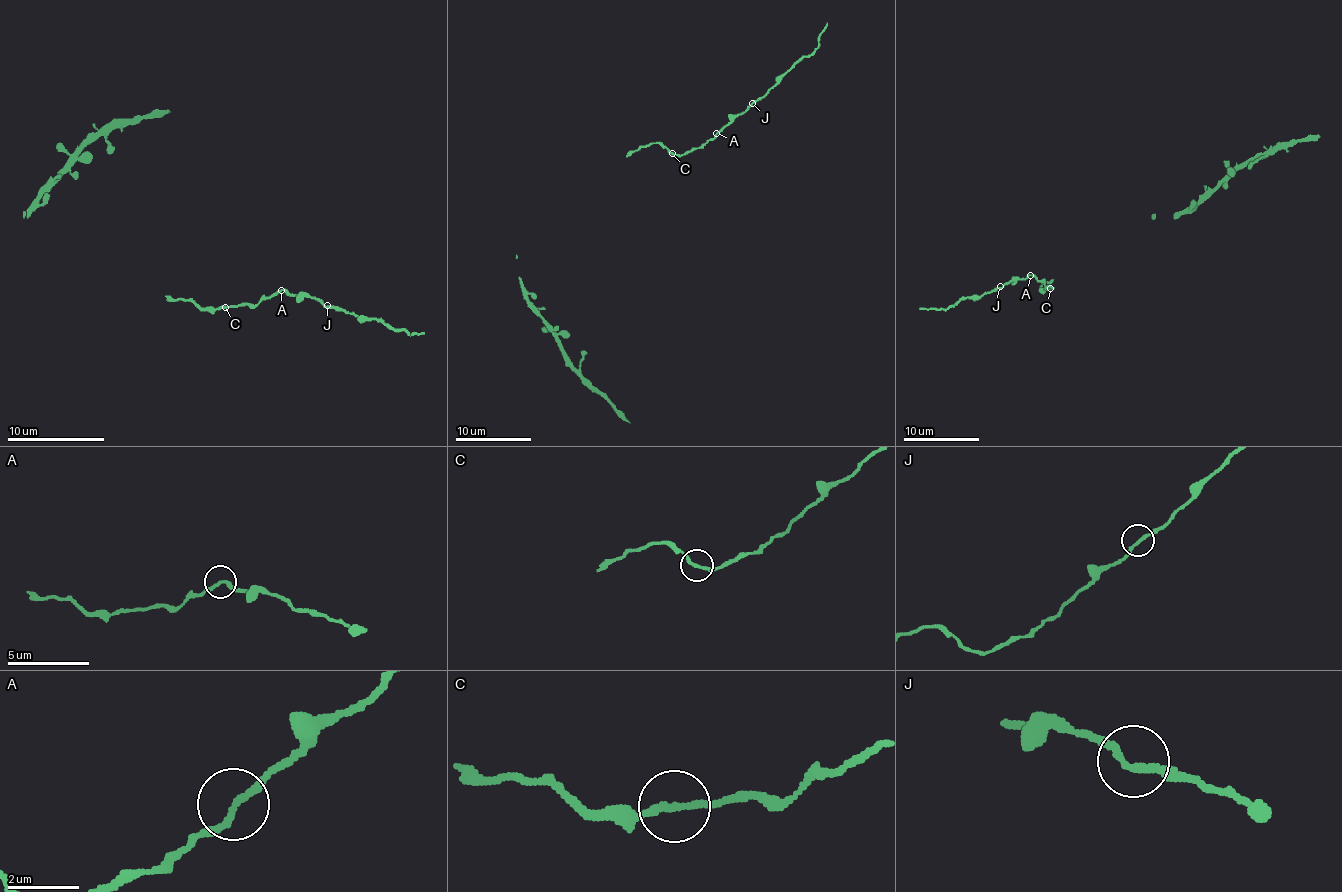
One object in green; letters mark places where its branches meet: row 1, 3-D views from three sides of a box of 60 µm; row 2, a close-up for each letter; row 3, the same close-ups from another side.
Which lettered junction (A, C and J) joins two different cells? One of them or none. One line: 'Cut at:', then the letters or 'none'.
Cut at: none

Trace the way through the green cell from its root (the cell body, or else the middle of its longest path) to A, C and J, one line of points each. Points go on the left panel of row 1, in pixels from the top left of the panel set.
A: (166, 295), (173, 300), (192, 300), (202, 307), (236, 307), (258, 305), (280, 290)
C: (166, 295), (173, 300), (192, 300), (202, 307), (224, 307)
J: (166, 295), (202, 307), (236, 307), (258, 305), (288, 290), (327, 305)

